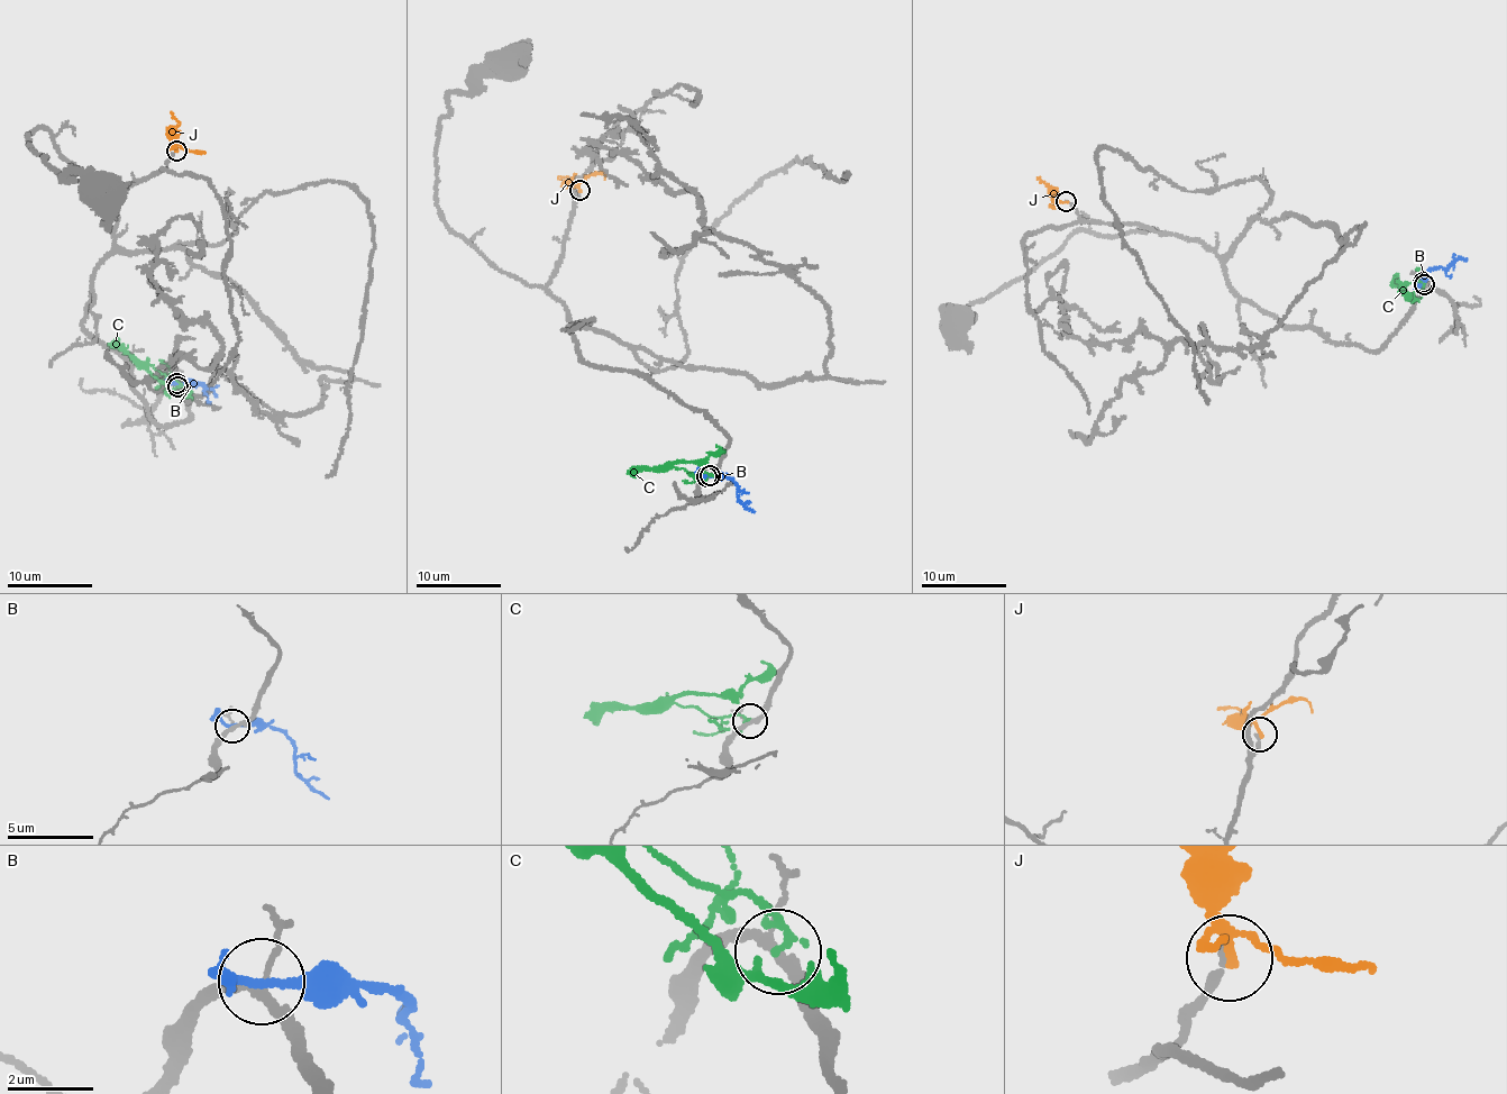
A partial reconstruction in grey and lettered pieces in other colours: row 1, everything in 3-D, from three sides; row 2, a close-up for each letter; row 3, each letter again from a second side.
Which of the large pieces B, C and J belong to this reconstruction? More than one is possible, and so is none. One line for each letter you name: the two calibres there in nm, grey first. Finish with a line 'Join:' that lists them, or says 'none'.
Join: none

